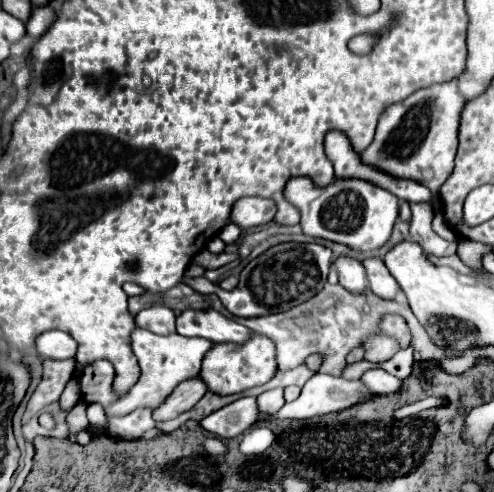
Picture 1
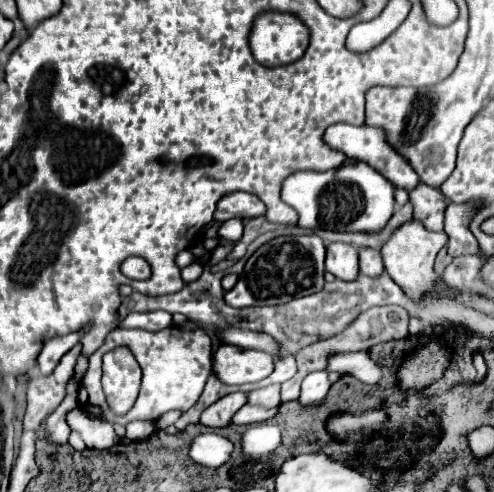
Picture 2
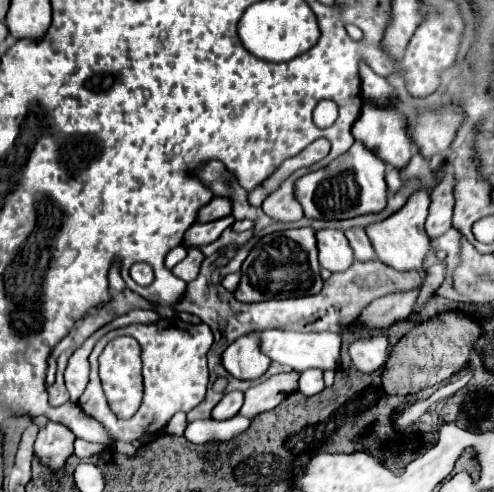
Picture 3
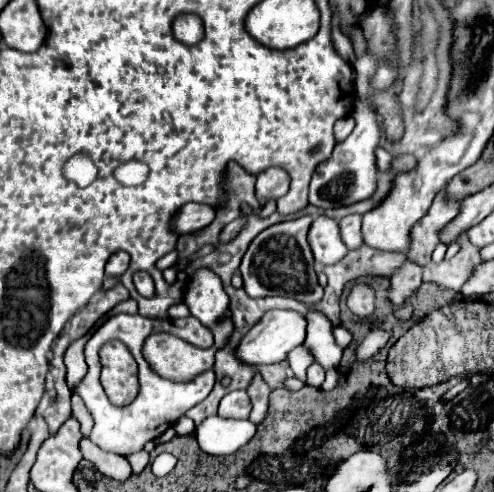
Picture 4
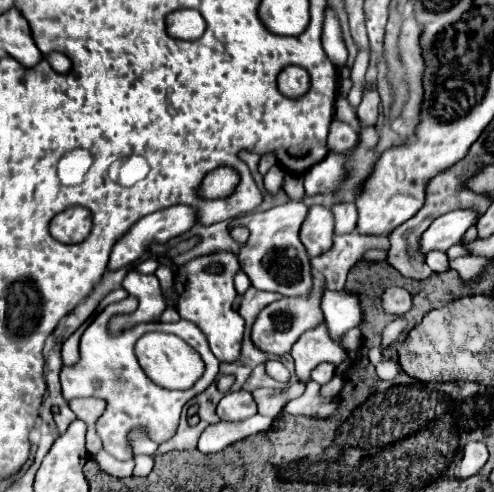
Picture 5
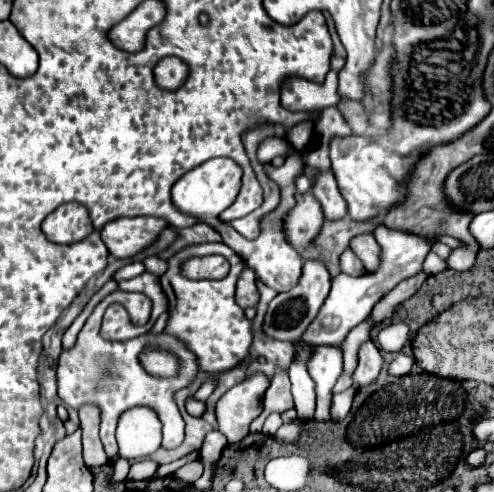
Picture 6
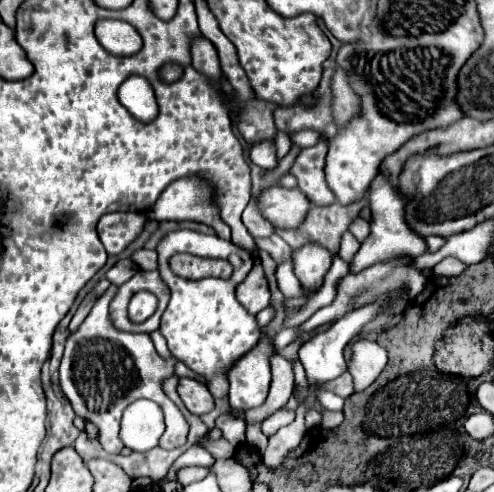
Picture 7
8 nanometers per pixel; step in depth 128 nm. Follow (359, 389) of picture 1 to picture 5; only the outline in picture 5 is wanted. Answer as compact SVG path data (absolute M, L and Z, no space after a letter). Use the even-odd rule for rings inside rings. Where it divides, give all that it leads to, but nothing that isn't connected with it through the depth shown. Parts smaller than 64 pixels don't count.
M322 362L312 370L312 380L318 384L326 384L332 380L334 374L336 374L336 366L332 362ZM256 414L244 422L236 422L236 424L228 424L228 422L218 422L218 424L210 424L202 436L200 436L200 442L198 442L198 450L204 452L204 454L214 454L214 452L220 452L224 450L228 444L234 444L250 434L258 434L262 430L268 430L270 428L270 422L268 418Z

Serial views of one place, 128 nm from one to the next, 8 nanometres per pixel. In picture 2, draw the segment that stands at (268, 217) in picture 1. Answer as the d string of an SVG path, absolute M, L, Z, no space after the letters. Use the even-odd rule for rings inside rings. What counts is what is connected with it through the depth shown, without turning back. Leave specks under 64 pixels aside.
M230 192L218 200L214 210L214 220L226 222L230 218L254 218L262 216L264 212L266 208L258 196L248 192Z

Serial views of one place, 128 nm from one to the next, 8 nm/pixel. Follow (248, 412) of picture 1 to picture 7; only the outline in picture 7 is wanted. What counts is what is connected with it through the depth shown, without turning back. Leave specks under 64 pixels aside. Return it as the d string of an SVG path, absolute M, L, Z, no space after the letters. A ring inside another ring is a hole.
M262 335L256 348L234 362L234 366L228 370L232 408L246 410L264 404L271 383L269 361L272 355L272 341L267 335ZM230 414L218 417L215 426L222 430L224 438L232 444L232 446L240 446L244 444L244 420L242 418L232 418Z

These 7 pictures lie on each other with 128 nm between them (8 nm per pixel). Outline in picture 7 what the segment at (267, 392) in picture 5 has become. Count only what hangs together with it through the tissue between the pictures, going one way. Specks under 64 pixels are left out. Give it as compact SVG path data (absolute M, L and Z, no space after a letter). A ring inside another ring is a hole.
M272 356L270 360L272 364L272 384L270 384L270 394L268 394L268 400L256 408L256 410L246 410L246 420L248 424L250 422L260 422L264 418L268 418L270 414L274 414L276 410L280 410L292 390L294 390L294 372L292 372L292 364L286 362L282 356Z

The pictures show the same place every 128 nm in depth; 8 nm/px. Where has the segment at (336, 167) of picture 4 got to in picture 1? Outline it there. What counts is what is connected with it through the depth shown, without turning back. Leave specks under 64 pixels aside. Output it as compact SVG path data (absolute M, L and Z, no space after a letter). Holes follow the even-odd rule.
M294 176L284 186L284 198L298 208L304 234L348 244L354 250L376 250L392 234L398 216L398 198L368 180L334 178L328 186L314 184L308 176Z

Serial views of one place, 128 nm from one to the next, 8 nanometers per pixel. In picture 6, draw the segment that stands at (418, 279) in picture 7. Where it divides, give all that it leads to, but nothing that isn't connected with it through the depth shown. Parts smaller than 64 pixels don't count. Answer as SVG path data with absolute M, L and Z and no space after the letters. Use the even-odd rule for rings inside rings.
M382 222L376 226L374 238L378 240L378 244L382 248L378 270L370 272L370 274L364 274L364 276L356 276L356 278L348 276L348 274L340 274L340 276L332 278L332 290L330 290L326 302L322 304L318 316L304 330L304 334L292 344L294 346L292 360L296 360L296 350L300 346L304 346L304 344L308 344L308 346L316 346L316 344L340 344L342 346L342 340L348 334L348 330L352 326L360 324L360 320L364 320L364 316L368 316L368 312L374 308L374 304L384 294L394 290L402 280L416 276L422 270L422 262L424 262L426 254L430 252L430 240L428 238L386 228Z

